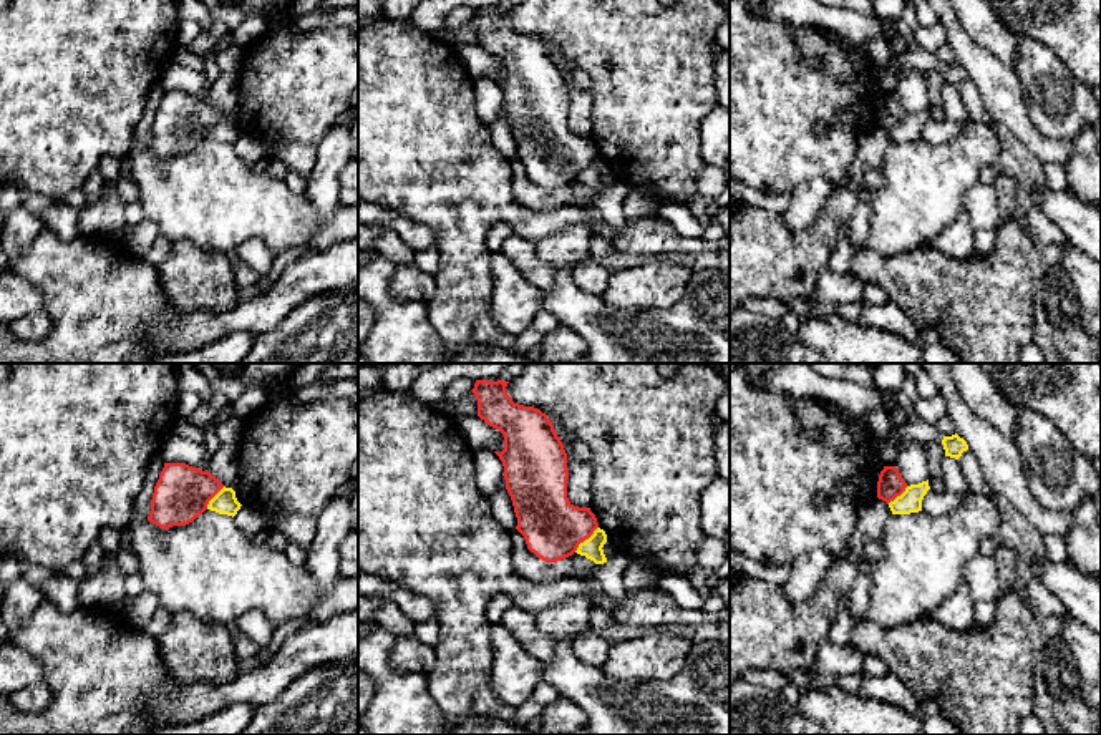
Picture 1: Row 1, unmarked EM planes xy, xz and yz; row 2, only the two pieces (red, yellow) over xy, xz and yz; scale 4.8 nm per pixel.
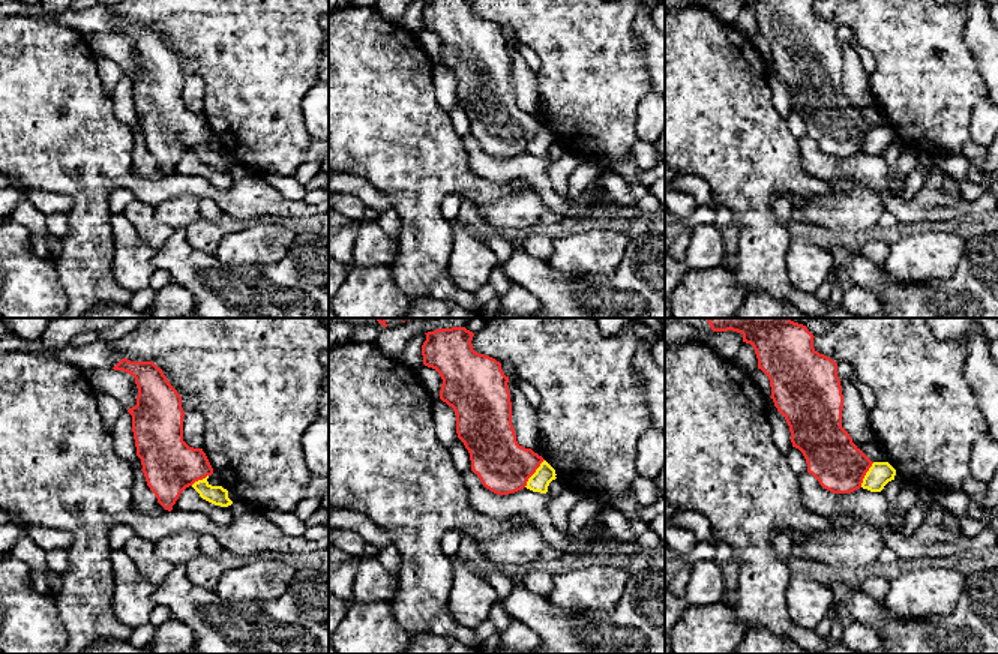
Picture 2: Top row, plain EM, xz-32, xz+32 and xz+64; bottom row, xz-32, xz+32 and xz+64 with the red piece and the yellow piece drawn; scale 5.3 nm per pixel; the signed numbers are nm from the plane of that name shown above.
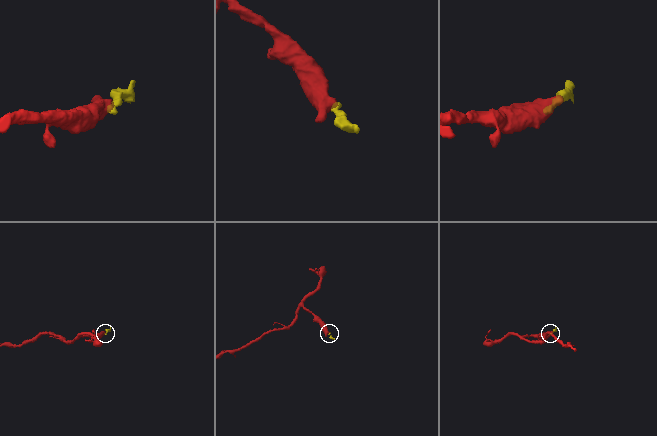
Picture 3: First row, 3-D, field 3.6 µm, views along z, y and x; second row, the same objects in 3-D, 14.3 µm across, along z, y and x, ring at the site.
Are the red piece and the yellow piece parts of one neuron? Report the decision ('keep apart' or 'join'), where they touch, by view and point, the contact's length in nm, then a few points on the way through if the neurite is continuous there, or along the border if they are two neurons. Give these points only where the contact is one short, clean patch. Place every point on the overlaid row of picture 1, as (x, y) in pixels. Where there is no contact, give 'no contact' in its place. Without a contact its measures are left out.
keep apart | xz (586, 538) | 170 nm | along xz (597, 526), (574, 551)

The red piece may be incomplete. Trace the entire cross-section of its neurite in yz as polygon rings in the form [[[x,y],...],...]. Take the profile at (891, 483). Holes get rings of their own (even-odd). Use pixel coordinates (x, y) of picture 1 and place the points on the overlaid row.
[[[884,466],[877,481],[877,498],[887,504],[900,496],[907,488],[902,475],[895,466]]]

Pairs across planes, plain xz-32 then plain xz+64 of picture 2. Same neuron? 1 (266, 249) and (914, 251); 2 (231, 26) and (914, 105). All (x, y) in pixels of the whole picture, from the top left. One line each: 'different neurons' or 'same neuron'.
1: same neuron
2: same neuron

